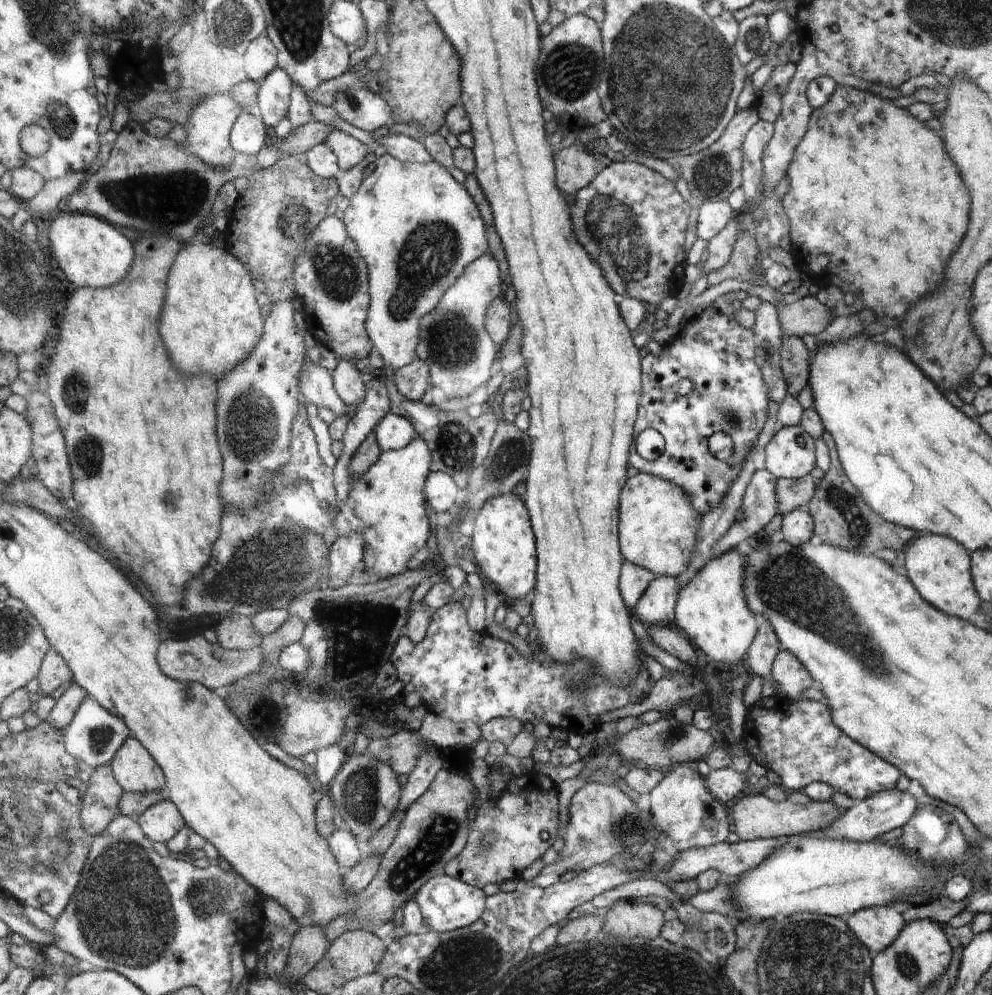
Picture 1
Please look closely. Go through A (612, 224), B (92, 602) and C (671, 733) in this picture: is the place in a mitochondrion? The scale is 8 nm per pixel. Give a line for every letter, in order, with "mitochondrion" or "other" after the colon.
A: mitochondrion
B: other
C: mitochondrion

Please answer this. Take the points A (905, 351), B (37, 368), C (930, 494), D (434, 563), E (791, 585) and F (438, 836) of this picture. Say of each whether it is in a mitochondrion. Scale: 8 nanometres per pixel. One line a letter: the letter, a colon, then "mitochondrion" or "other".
A: other
B: other
C: other
D: other
E: mitochondrion
F: mitochondrion

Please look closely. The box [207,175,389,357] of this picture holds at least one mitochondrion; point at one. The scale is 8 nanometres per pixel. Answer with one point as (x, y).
(337, 271)

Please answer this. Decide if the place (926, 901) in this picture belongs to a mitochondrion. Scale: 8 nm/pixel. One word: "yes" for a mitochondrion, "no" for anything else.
no

